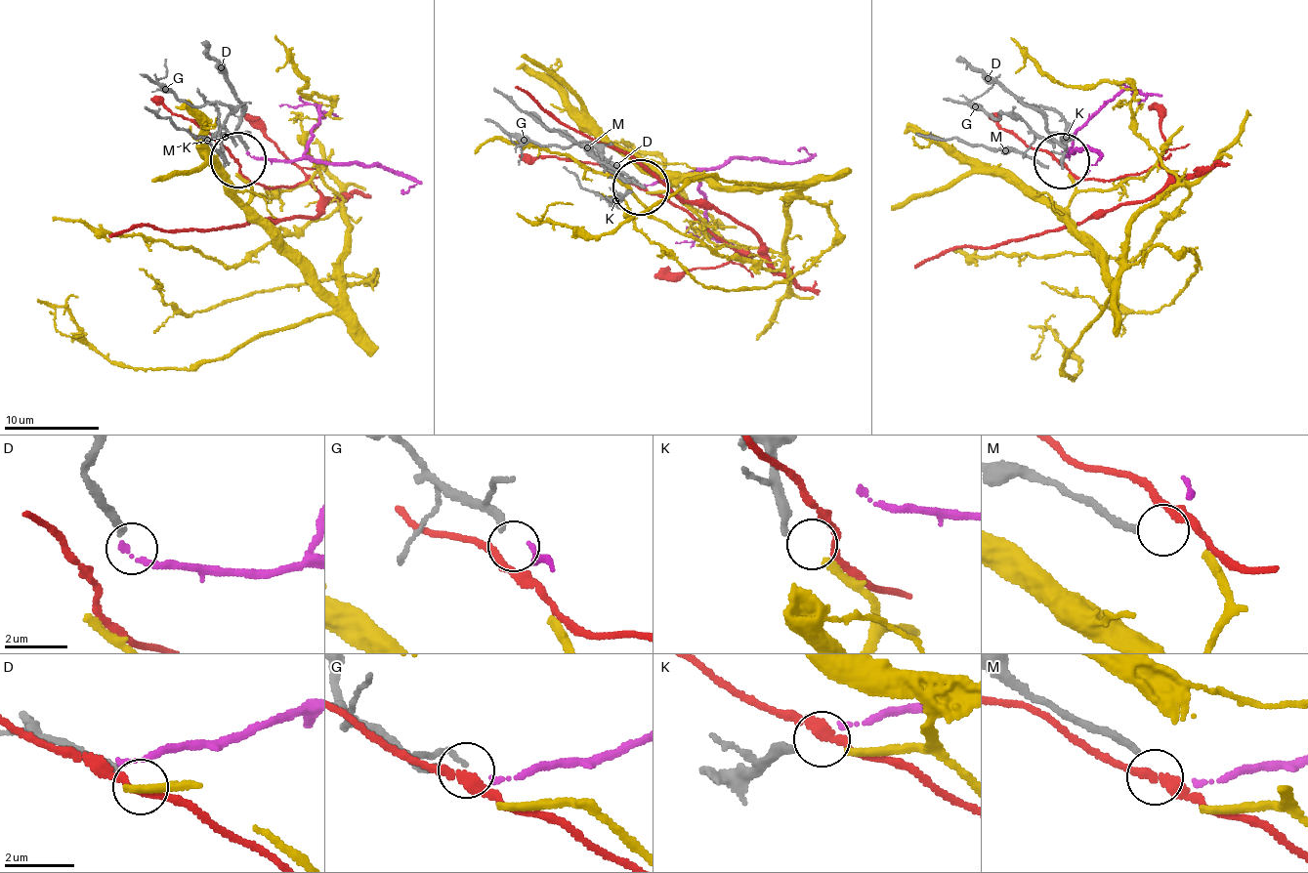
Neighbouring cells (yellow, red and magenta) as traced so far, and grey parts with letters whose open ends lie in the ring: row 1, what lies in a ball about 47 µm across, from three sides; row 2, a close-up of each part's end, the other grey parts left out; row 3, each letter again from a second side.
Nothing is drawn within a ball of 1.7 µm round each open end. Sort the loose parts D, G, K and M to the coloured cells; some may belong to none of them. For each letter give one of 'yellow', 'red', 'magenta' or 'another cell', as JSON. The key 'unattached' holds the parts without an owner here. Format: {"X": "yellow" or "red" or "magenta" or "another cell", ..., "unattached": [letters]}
{"D": "another cell", "G": "magenta", "K": "yellow", "M": "another cell", "unattached": ["D", "M"]}

